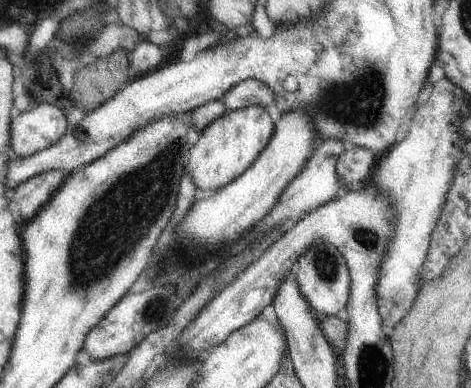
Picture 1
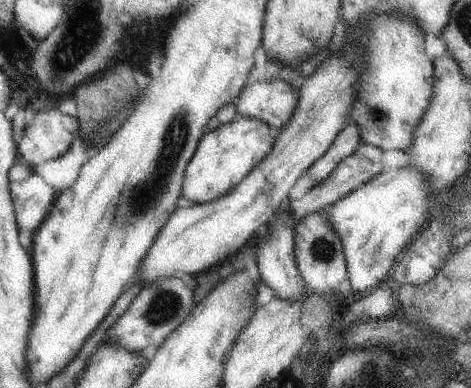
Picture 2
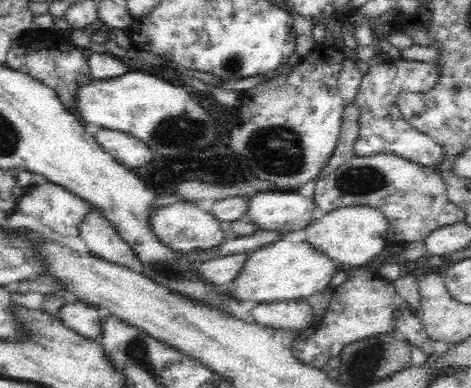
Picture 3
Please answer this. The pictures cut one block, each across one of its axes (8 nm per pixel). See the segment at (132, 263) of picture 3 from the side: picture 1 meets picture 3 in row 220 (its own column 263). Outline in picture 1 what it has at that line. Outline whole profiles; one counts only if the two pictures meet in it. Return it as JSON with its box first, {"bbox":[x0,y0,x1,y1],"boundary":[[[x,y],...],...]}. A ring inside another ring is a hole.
{"bbox":[219,80,275,112],"boundary":[[[243,80],[235,84],[231,90],[227,90],[219,100],[227,106],[227,112],[233,112],[233,110],[249,108],[249,106],[267,108],[275,102],[275,96],[267,84],[259,80]]]}

